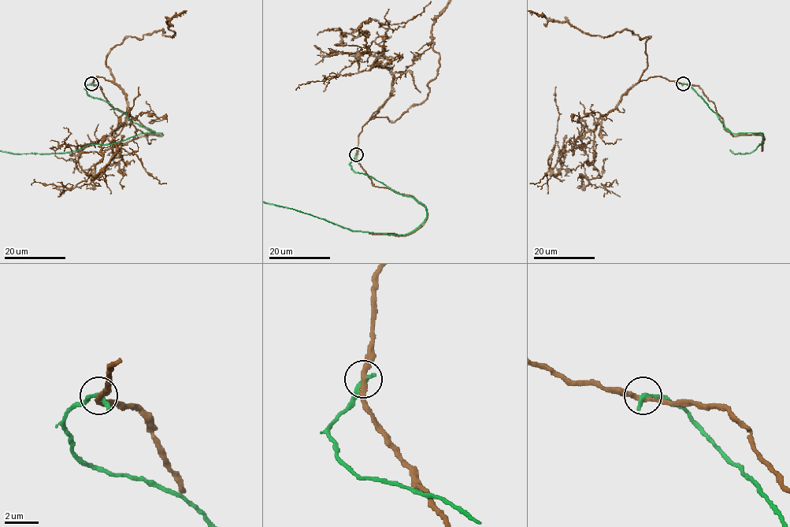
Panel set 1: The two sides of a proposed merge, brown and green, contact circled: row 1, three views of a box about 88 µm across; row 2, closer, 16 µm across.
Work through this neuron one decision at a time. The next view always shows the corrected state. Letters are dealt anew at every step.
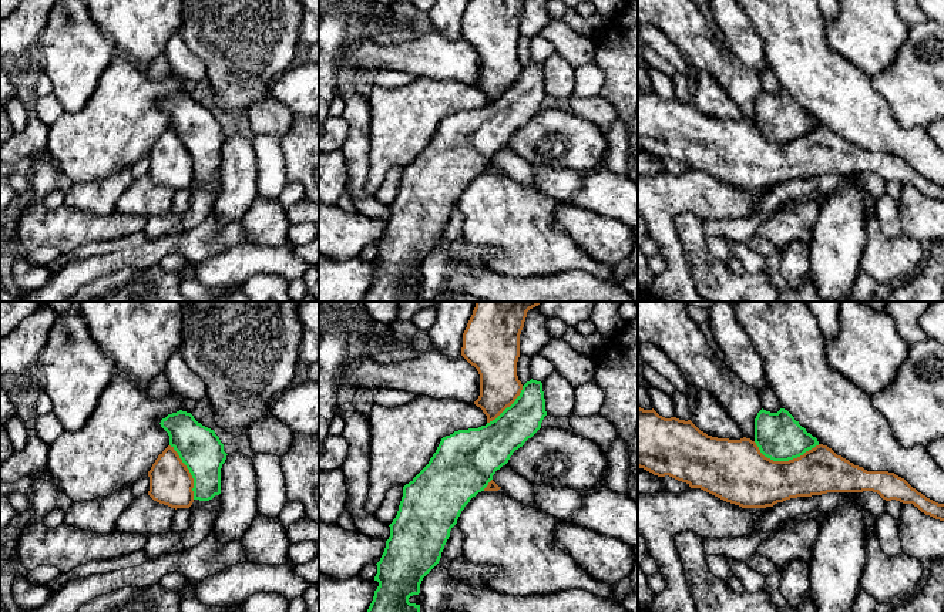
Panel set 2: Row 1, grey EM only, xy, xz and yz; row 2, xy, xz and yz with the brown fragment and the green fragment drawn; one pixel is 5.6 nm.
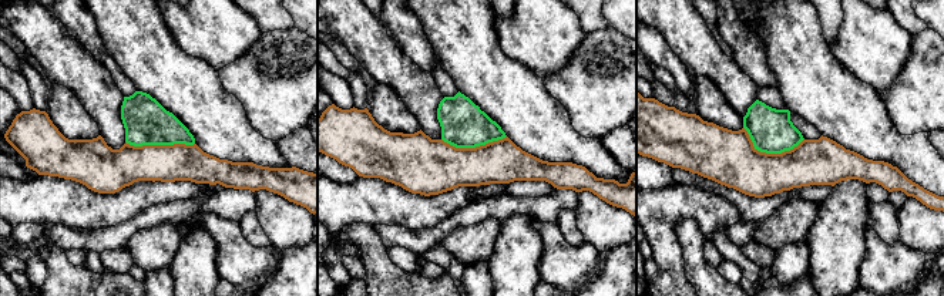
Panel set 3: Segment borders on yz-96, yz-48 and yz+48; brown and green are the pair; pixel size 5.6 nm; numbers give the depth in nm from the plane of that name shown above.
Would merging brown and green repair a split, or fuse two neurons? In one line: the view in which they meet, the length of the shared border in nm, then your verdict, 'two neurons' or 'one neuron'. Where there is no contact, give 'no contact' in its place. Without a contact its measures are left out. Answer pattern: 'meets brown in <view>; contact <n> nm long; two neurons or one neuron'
meets brown in yz; contact 380 nm long; two neurons

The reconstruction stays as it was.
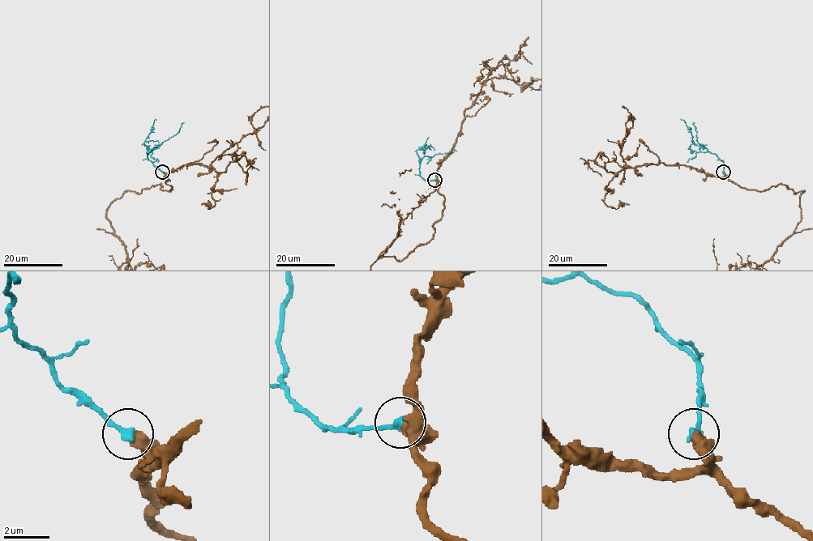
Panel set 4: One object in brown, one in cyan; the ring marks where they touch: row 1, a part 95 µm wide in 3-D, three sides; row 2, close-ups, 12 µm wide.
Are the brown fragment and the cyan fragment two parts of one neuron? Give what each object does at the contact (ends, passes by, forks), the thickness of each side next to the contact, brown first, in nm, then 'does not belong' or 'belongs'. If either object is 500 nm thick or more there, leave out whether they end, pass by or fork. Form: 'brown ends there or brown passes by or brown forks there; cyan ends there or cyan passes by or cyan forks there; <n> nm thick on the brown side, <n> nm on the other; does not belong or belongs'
550 nm thick on the brown side, 360 nm on the other; does not belong

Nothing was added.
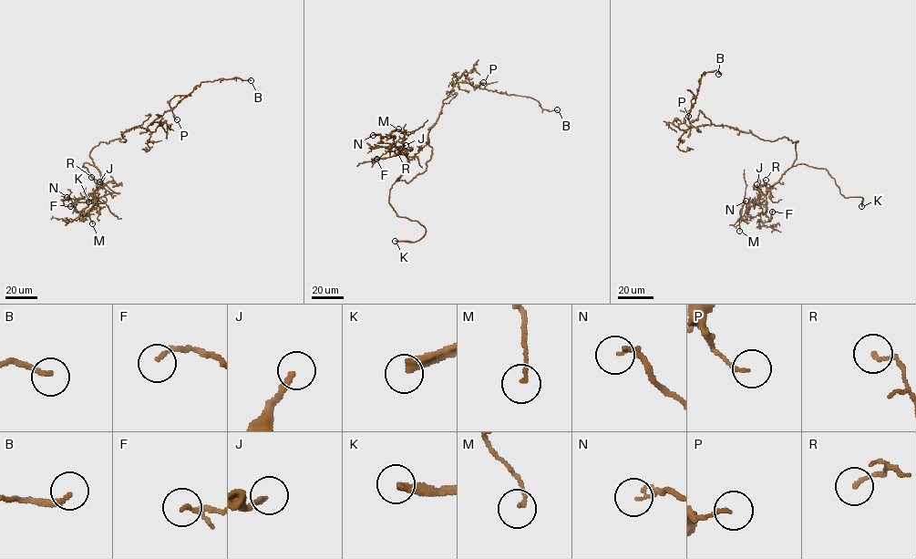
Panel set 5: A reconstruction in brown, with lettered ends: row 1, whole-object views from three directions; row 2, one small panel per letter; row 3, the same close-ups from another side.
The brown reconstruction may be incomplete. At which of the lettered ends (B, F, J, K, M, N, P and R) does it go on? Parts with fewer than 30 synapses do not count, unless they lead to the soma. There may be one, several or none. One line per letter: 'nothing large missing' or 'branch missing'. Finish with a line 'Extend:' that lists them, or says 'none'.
B: nothing large missing
F: nothing large missing
J: branch missing
K: branch missing
M: nothing large missing
N: nothing large missing
P: nothing large missing
R: nothing large missing
Extend: J, K

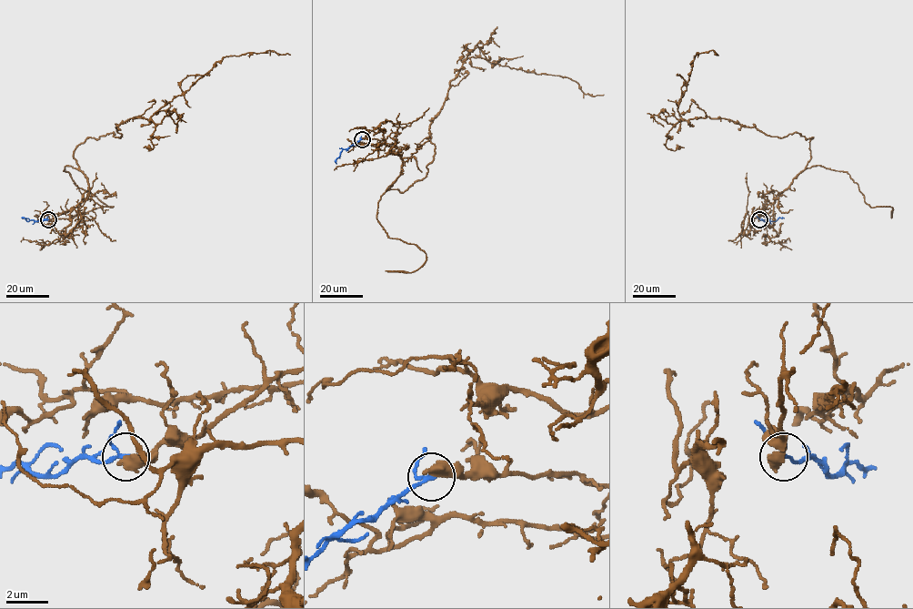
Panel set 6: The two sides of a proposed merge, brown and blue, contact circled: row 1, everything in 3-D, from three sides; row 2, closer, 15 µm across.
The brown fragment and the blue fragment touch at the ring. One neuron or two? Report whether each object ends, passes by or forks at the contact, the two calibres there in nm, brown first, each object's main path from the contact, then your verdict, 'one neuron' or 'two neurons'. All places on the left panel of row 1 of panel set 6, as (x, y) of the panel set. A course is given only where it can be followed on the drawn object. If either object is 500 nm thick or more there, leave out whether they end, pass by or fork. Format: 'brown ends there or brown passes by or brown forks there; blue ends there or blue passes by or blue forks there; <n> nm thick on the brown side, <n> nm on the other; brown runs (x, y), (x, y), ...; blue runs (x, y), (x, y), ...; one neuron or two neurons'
550 nm thick on the brown side, 140 nm on the other; brown runs (48, 219), (88, 193), (74, 150), (89, 137), (120, 137), (121, 123), (148, 120), (225, 56), (290, 55); blue runs (48, 219), (27, 221), (24, 218); one neuron

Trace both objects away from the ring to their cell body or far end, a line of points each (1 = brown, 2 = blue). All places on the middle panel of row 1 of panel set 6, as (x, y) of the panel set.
1: (362, 139), (402, 159), (386, 190), (422, 179), (435, 153), (429, 124), (472, 56), (604, 94)
2: (361, 139), (342, 150), (336, 164)

